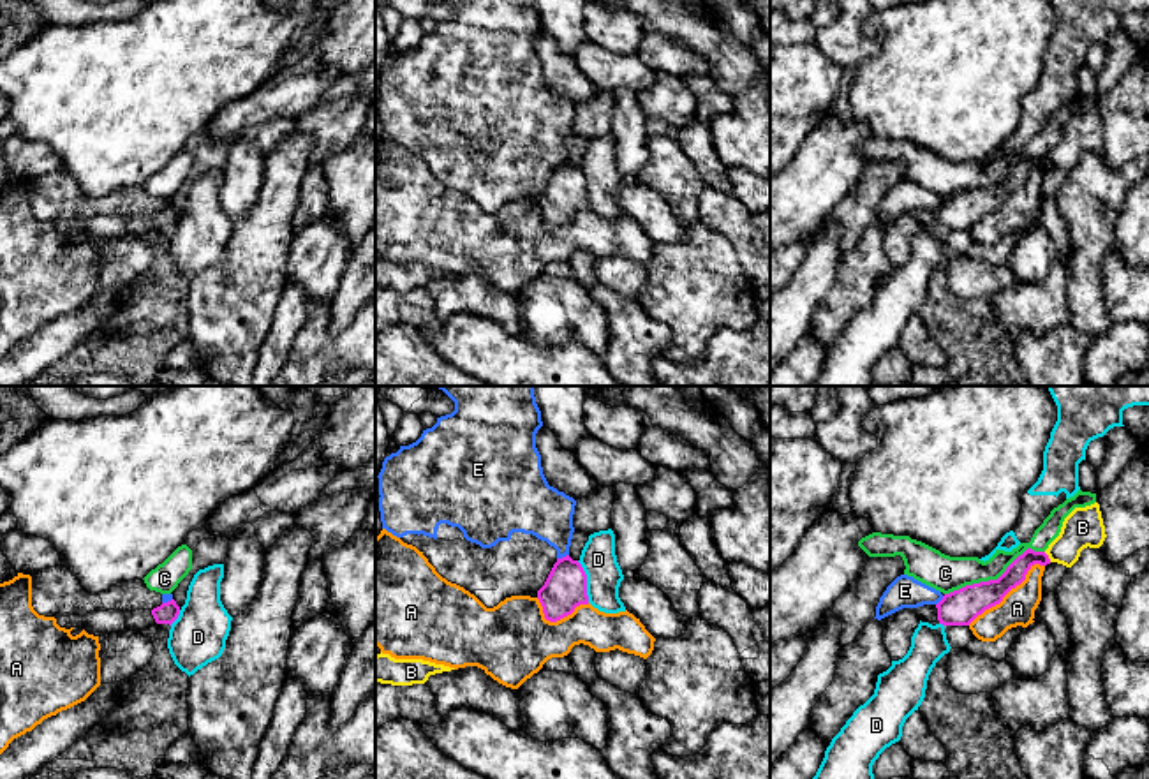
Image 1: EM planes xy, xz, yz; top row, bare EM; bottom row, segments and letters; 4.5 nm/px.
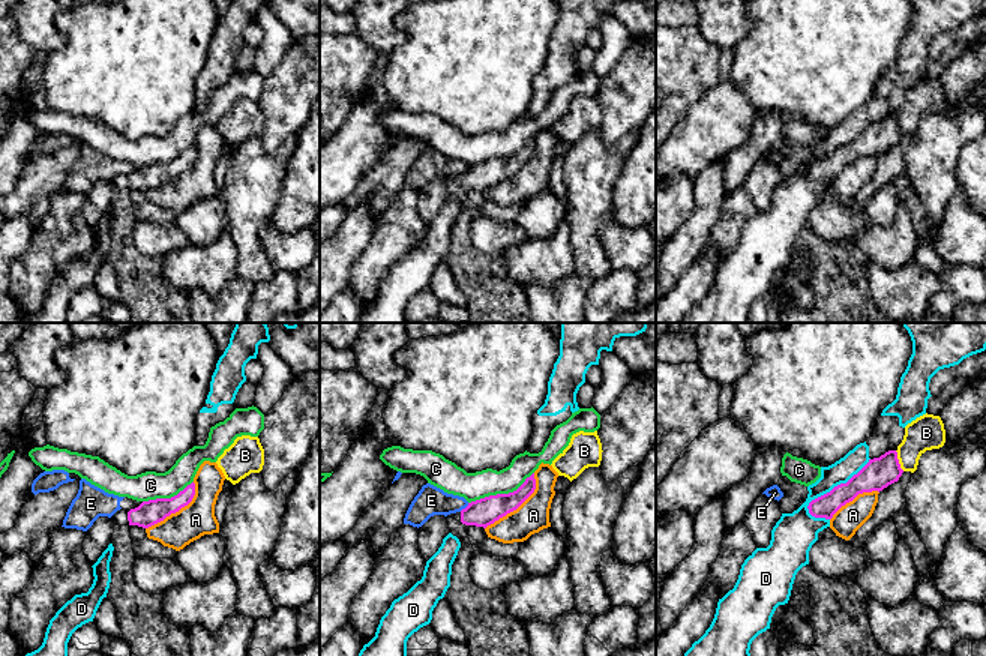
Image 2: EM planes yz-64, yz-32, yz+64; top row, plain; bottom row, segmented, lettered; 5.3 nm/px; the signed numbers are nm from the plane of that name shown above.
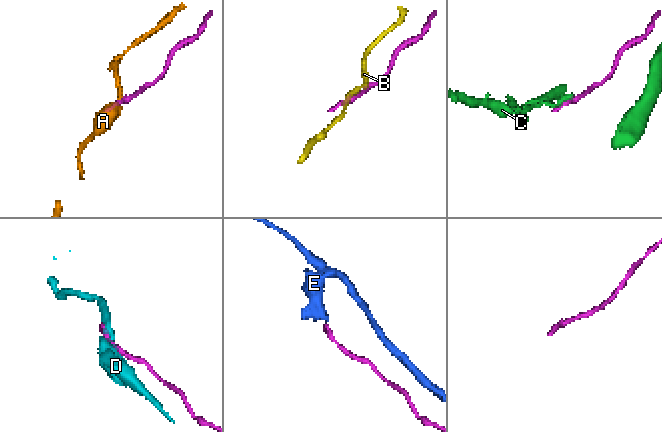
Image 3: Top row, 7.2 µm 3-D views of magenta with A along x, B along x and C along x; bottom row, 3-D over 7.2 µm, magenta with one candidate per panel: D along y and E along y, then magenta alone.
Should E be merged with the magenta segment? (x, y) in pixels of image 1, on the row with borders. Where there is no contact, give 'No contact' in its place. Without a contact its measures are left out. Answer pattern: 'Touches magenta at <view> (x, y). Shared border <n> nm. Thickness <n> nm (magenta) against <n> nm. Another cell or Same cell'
Touches magenta at xz (563, 557). Shared border 60 nm. Thickness 190 nm (magenta) against 240 nm. Another cell

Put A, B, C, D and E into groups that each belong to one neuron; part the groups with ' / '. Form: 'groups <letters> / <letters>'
groups A / B / C / D / E

